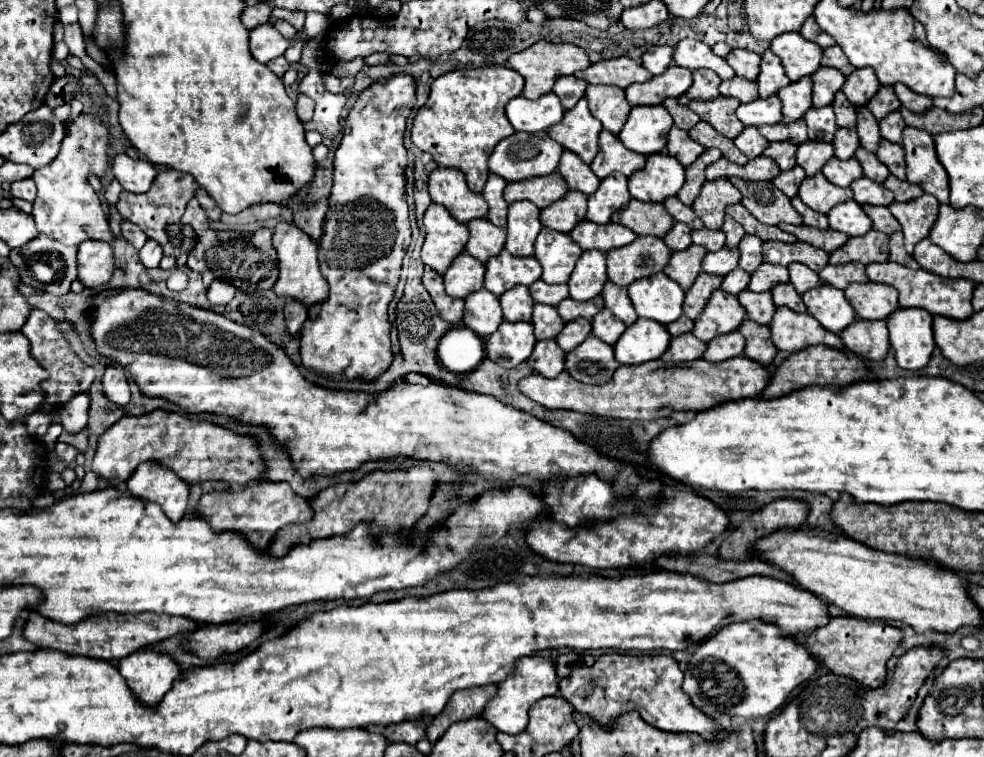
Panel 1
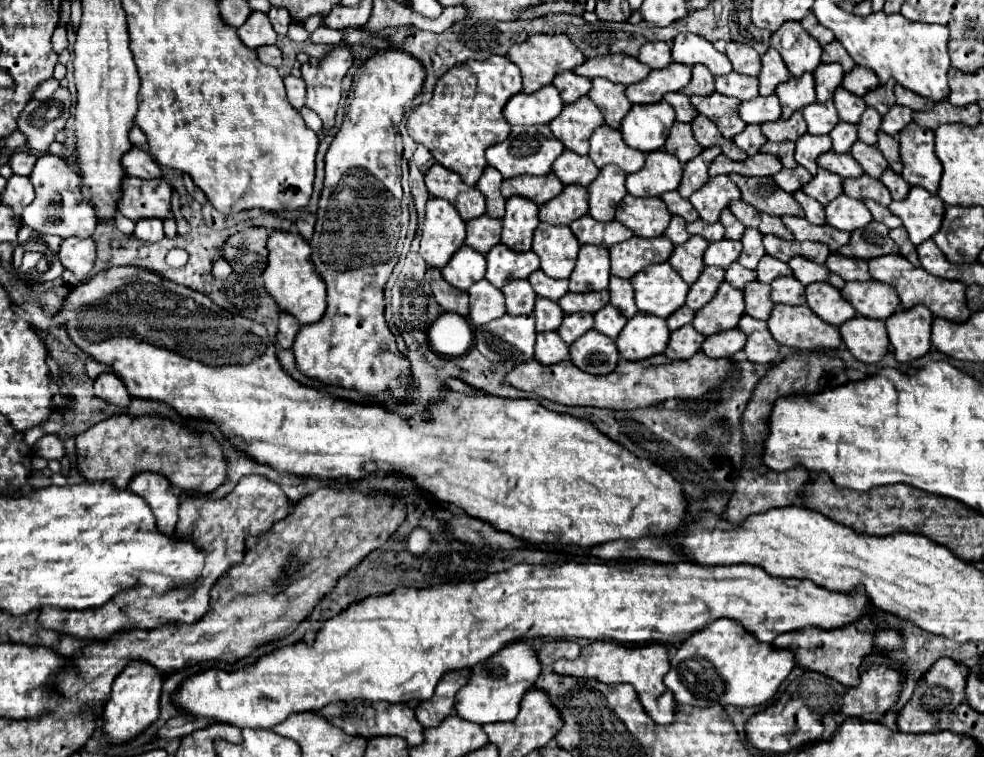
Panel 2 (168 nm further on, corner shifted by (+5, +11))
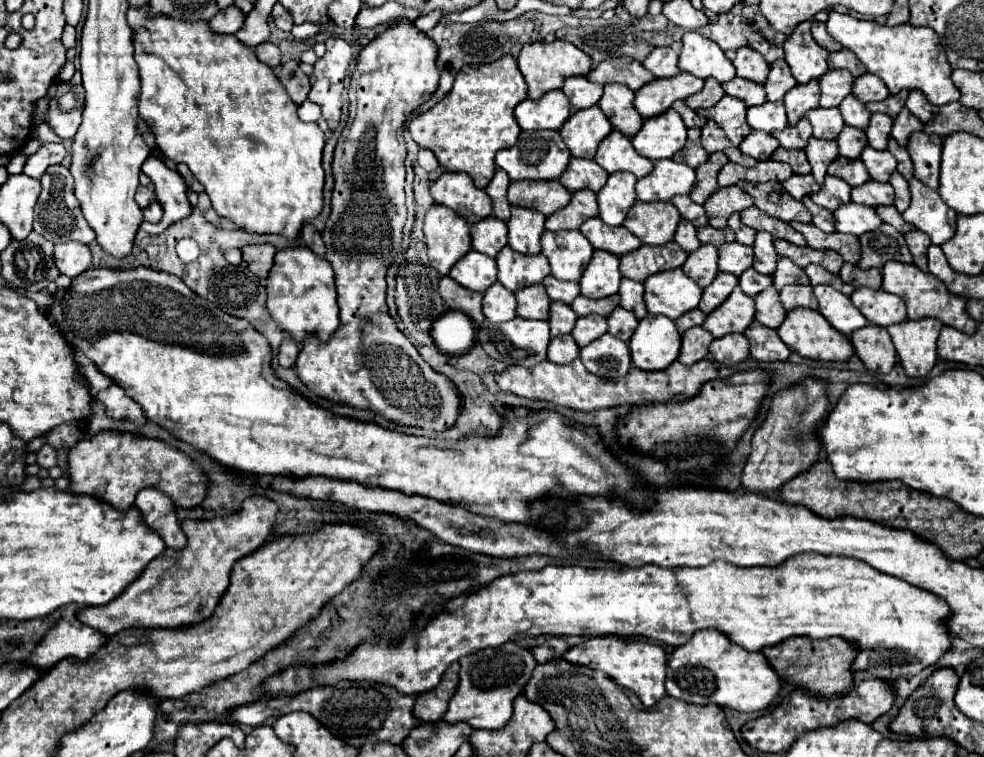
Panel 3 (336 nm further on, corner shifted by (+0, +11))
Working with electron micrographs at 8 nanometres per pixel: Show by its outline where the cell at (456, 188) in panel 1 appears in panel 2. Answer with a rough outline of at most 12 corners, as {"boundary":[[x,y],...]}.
{"boundary":[[435,163],[425,173],[429,195],[447,199],[463,221],[485,213],[485,197]]}

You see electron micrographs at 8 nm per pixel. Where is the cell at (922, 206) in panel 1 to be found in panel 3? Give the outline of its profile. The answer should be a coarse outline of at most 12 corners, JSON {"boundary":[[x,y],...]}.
{"boundary":[[910,179],[912,201],[902,217],[932,245],[954,235],[956,213],[938,191]]}

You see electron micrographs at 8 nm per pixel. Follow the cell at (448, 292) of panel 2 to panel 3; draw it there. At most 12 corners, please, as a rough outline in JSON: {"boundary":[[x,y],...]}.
{"boundary":[[440,277],[440,295],[448,309],[482,323],[482,293]]}

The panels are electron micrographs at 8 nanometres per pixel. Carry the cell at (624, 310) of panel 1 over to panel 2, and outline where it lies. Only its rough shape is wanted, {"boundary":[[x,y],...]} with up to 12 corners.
{"boundary":[[611,277],[611,305],[631,319],[639,311],[631,281]]}

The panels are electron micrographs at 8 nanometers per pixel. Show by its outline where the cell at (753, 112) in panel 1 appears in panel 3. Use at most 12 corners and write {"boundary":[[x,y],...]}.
{"boundary":[[784,103],[748,107],[748,125],[772,133],[788,127]]}

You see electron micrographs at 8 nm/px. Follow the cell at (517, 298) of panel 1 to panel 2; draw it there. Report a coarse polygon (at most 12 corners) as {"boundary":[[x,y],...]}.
{"boundary":[[515,279],[501,291],[509,315],[531,315],[537,293]]}

